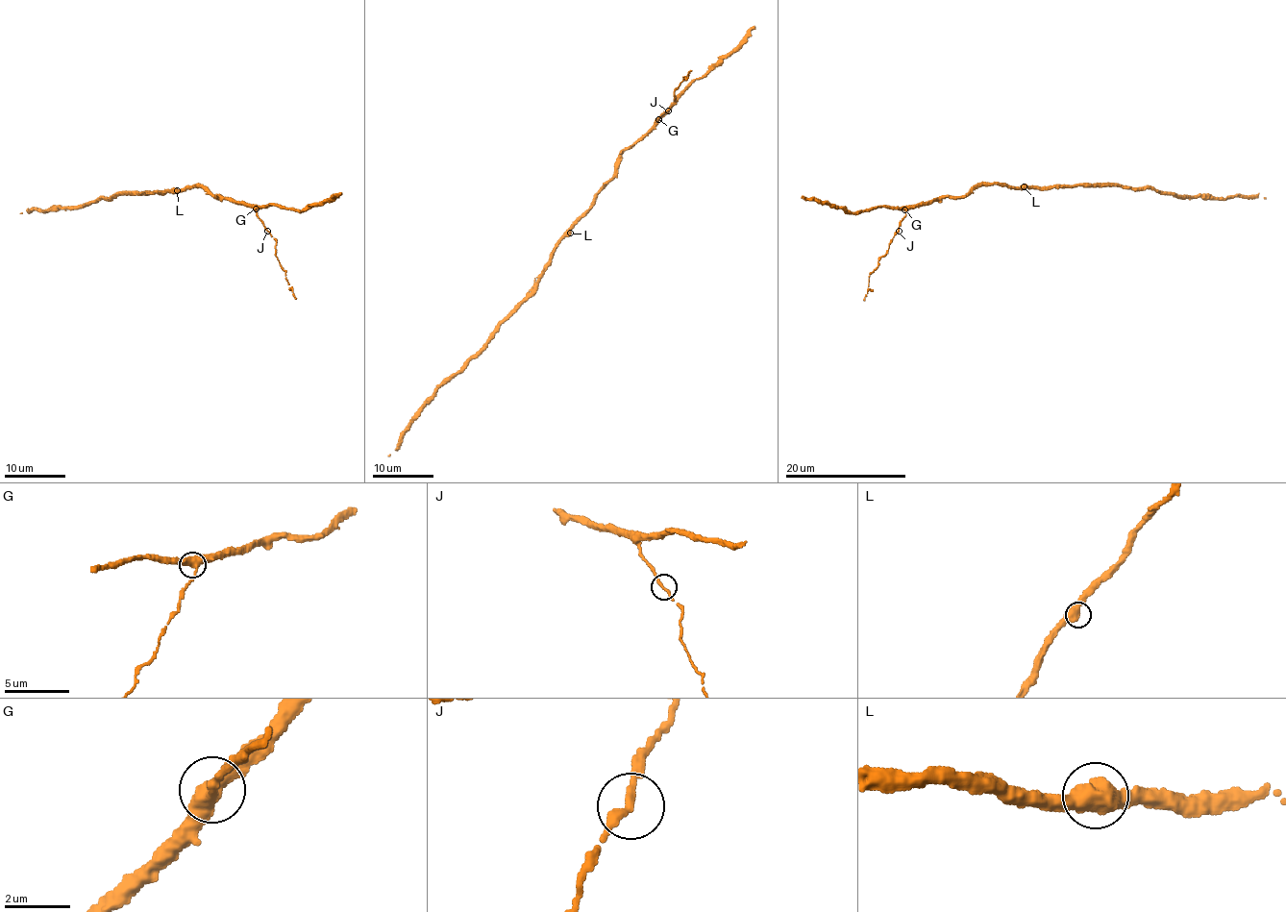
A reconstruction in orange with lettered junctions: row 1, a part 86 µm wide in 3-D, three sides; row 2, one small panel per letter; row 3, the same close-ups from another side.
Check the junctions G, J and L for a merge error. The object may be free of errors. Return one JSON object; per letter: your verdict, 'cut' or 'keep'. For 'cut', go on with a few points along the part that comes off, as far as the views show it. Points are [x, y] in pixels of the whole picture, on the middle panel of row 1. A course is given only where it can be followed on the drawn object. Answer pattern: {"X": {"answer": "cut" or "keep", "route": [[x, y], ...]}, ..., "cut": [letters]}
{"G": {"answer": "keep"}, "J": {"answer": "keep"}, "L": {"answer": "keep"}, "cut": []}

